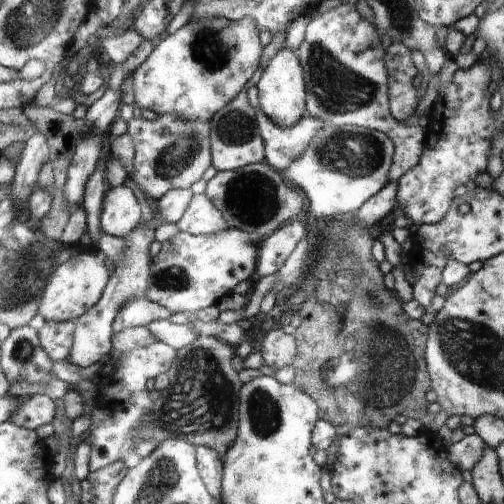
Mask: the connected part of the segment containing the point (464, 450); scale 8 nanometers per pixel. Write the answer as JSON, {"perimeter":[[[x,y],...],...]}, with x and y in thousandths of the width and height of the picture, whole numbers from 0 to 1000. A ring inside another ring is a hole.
{"perimeter":[[[946,859],[929,861],[913,877],[887,883],[887,909],[913,937],[935,937],[944,917],[956,909],[962,879]]]}

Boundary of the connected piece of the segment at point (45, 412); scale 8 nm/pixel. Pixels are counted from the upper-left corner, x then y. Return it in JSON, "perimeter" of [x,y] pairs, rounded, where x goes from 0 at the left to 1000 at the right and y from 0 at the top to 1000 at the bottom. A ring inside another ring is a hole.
{"perimeter":[[[52,782],[44,786],[40,810],[28,817],[28,825],[16,837],[71,855],[75,847],[103,839],[107,829],[107,794],[87,782],[69,782],[67,786]]]}

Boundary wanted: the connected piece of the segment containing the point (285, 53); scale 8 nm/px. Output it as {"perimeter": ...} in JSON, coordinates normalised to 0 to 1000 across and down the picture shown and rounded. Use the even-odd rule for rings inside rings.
{"perimeter":[[[569,93],[556,97],[520,141],[520,151],[508,167],[512,214],[556,250],[591,246],[591,238],[607,224],[607,214],[603,147],[587,103]]]}

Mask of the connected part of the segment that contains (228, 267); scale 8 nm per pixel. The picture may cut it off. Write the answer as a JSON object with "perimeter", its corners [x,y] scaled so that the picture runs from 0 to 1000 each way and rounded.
{"perimeter":[[[460,450],[437,456],[429,464],[395,468],[355,456],[347,468],[321,482],[321,492],[310,508],[298,512],[294,536],[298,536],[306,563],[294,571],[292,595],[321,607],[337,625],[363,621],[377,635],[389,633],[397,615],[431,605],[440,589],[462,581],[472,563],[496,554],[508,536],[512,500],[512,486],[496,480],[484,458]]]}

